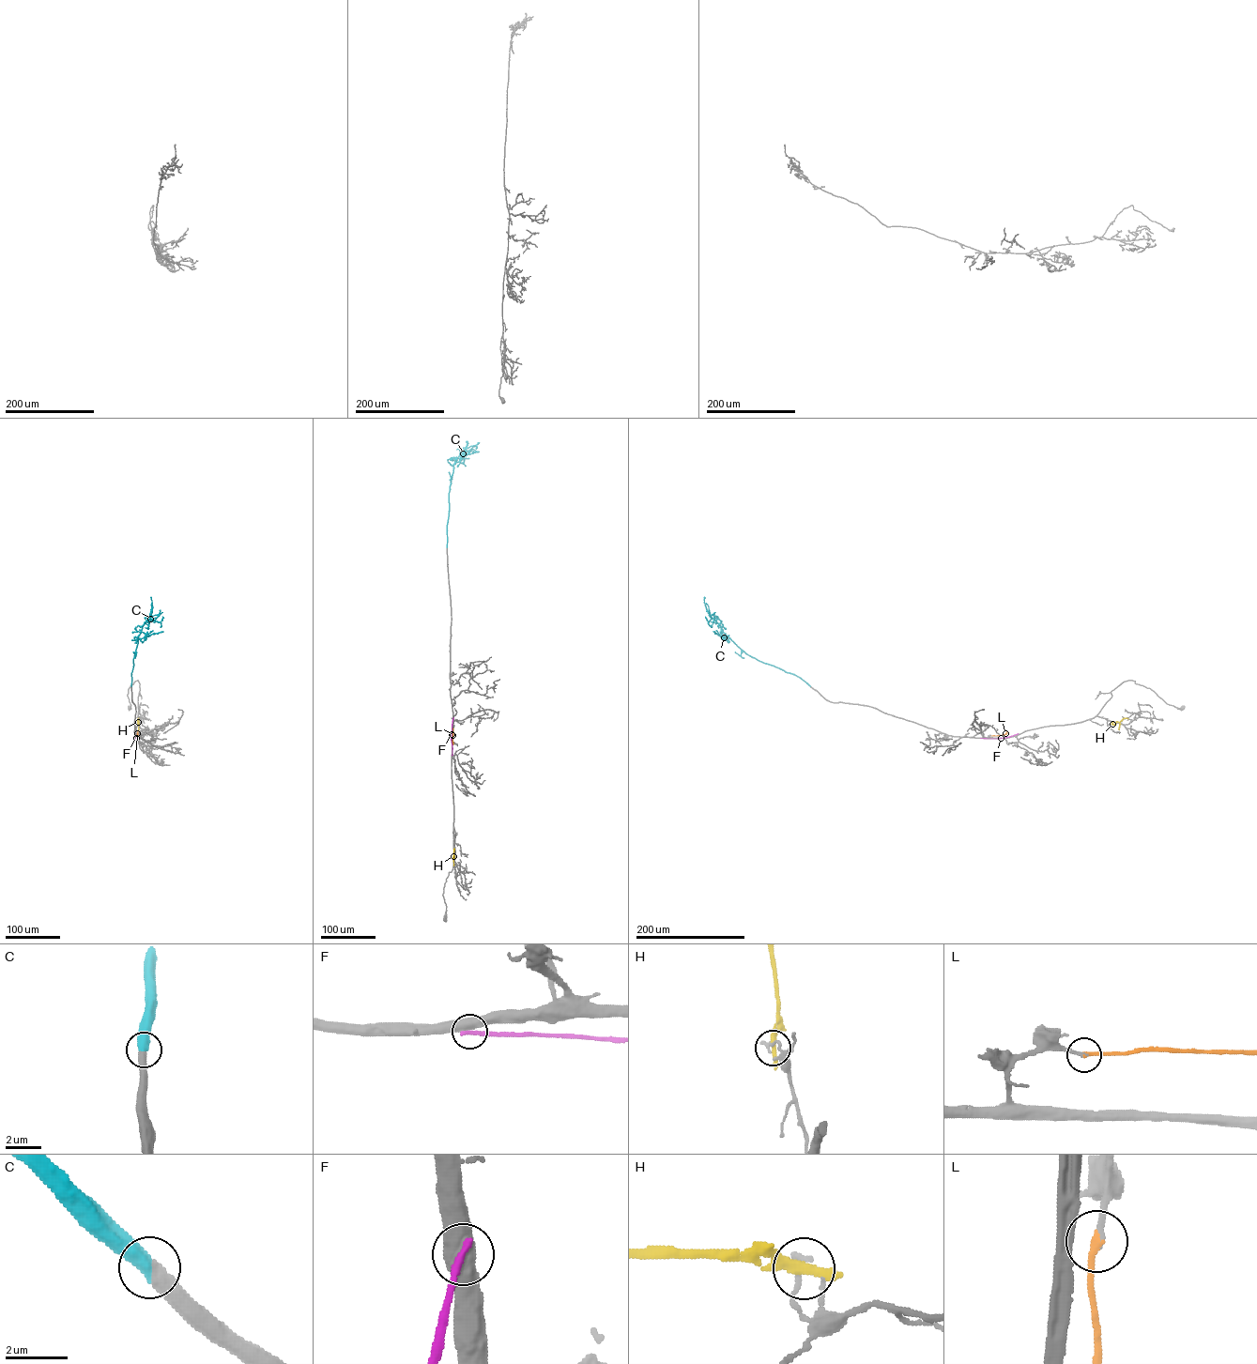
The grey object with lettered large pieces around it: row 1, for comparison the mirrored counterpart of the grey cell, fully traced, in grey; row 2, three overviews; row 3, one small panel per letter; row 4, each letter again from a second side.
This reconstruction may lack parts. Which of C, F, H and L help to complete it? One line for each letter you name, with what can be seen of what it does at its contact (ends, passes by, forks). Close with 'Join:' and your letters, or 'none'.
C: it ends
L: it ends
Join: C, L

